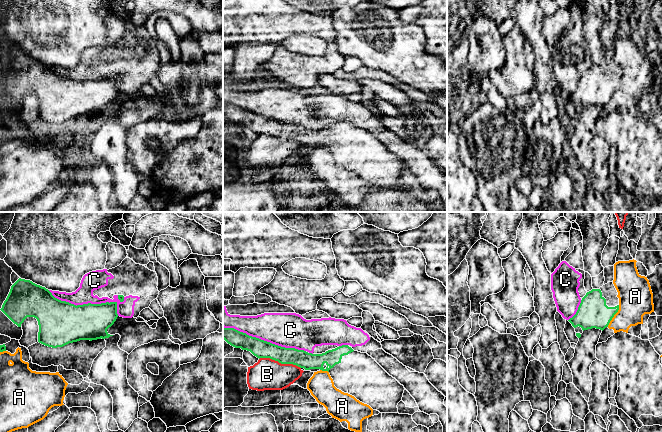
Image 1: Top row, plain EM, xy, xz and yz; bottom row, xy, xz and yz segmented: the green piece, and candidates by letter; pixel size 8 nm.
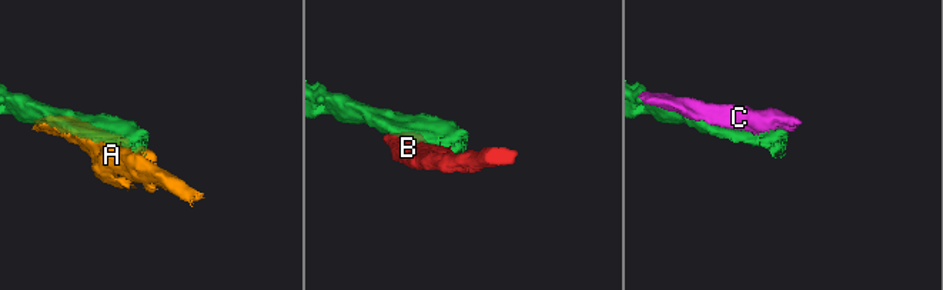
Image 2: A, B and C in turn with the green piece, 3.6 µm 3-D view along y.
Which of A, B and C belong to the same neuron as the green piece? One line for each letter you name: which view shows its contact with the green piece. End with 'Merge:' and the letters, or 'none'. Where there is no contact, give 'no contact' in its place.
Merge: none

